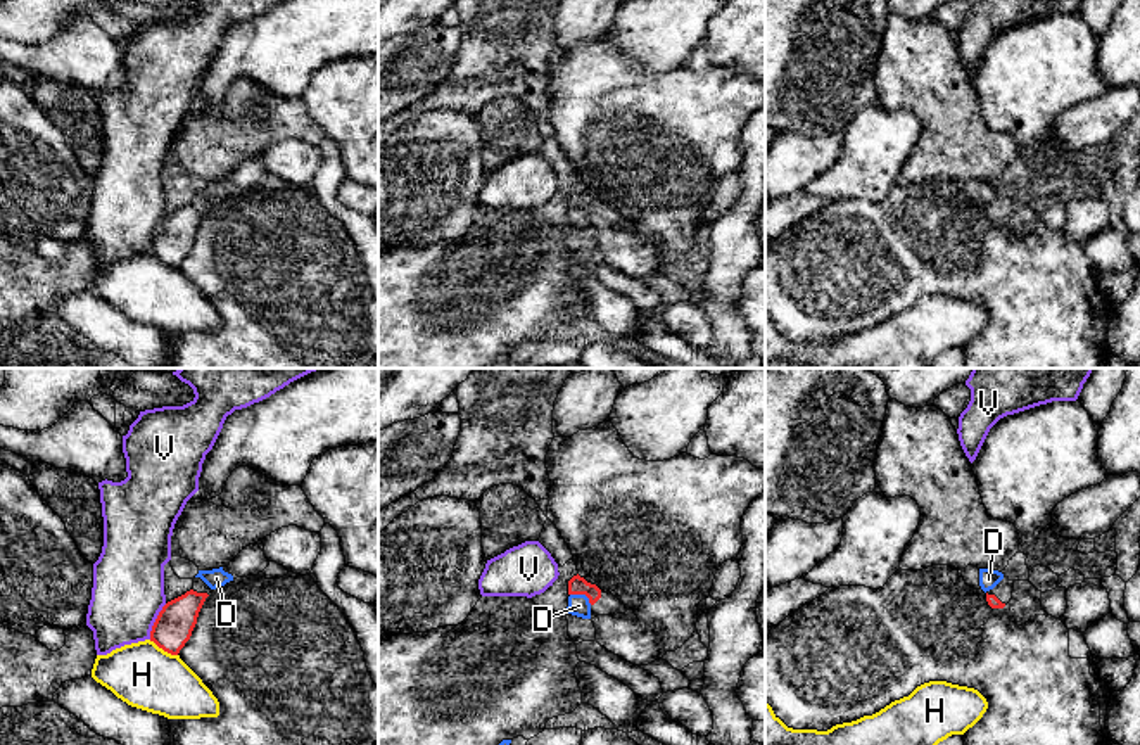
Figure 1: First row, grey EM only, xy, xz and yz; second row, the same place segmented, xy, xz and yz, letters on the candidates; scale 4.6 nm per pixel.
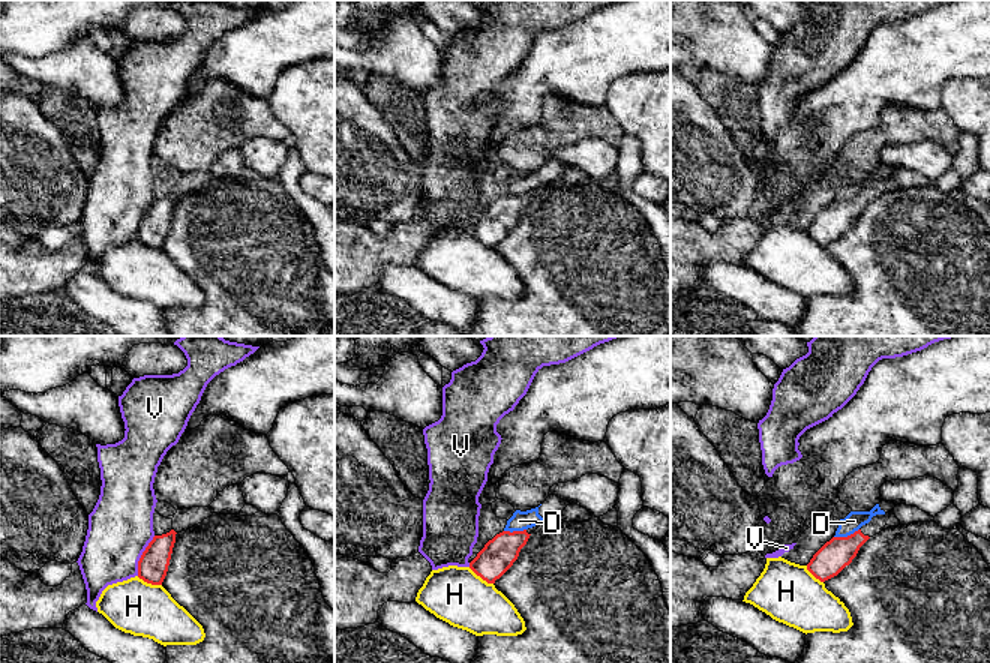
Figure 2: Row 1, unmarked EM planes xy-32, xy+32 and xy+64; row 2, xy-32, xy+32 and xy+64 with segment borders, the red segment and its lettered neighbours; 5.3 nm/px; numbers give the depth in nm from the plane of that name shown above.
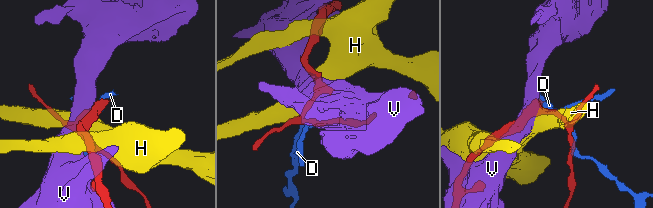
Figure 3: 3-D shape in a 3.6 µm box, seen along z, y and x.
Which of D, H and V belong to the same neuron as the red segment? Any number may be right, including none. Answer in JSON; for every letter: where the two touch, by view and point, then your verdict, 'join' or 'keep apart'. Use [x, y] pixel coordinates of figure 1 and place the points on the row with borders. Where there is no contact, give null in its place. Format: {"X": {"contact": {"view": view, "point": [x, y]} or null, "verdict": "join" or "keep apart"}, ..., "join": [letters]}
{"D": {"contact": {"view": "xz", "point": [582, 593]}, "verdict": "keep apart"}, "H": {"contact": {"view": "xy", "point": [163, 649]}, "verdict": "keep apart"}, "V": {"contact": {"view": "xy", "point": [156, 621]}, "verdict": "keep apart"}, "join": []}

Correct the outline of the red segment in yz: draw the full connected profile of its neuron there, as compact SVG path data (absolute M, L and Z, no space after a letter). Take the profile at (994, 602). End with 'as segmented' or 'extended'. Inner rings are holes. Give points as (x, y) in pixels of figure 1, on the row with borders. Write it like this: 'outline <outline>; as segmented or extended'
outline M1004 577L993 589L986 591L986 602L991 608L1004 608L1014 591L1014 581Z; extended

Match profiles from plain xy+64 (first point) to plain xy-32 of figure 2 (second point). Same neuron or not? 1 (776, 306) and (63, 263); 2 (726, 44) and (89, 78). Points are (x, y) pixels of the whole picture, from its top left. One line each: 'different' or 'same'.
1: different
2: same

